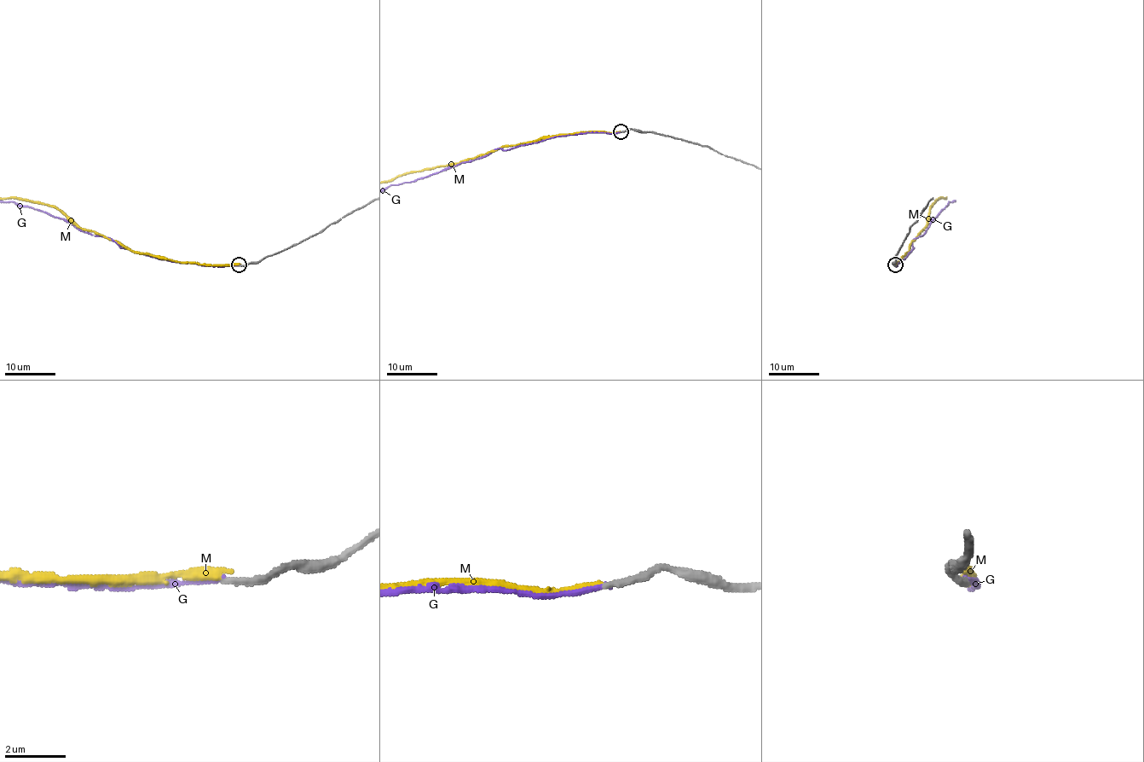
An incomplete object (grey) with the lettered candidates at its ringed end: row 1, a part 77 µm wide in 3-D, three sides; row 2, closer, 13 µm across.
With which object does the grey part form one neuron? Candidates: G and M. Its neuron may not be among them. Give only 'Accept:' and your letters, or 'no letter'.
Accept: G

